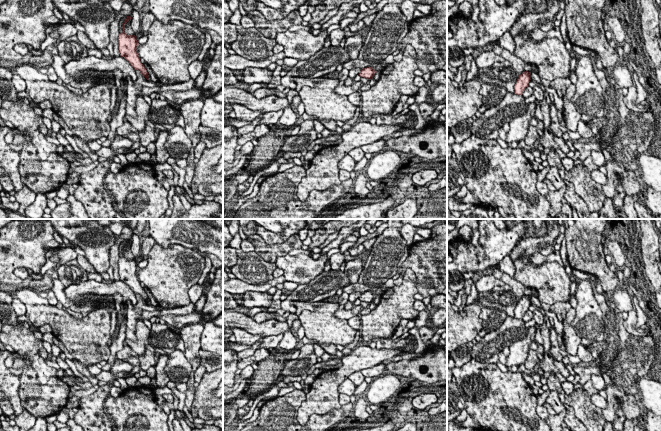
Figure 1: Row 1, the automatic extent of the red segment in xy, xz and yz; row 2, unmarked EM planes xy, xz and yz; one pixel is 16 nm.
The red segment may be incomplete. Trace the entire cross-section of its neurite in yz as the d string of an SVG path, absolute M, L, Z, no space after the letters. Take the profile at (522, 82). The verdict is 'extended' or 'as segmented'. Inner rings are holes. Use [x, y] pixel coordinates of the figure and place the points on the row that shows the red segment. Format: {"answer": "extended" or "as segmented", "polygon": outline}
{"answer": "as segmented", "polygon": "M524 71L522 74L520 74L514 86L514 94L522 95L525 88L529 86L530 80L531 72Z"}

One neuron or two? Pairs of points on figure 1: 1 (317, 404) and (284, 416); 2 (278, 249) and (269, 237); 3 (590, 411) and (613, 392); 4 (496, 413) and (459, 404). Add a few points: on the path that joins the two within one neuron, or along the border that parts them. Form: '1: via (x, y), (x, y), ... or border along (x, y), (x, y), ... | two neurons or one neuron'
1: border along (306, 393), (306, 398), (297, 409) | two neurons
2: border along (254, 230), (269, 244), (280, 244), (296, 234) | two neurons
3: border along (601, 409), (601, 414), (605, 420) | two neurons
4: border along (457, 387), (464, 401), (465, 408) | two neurons

